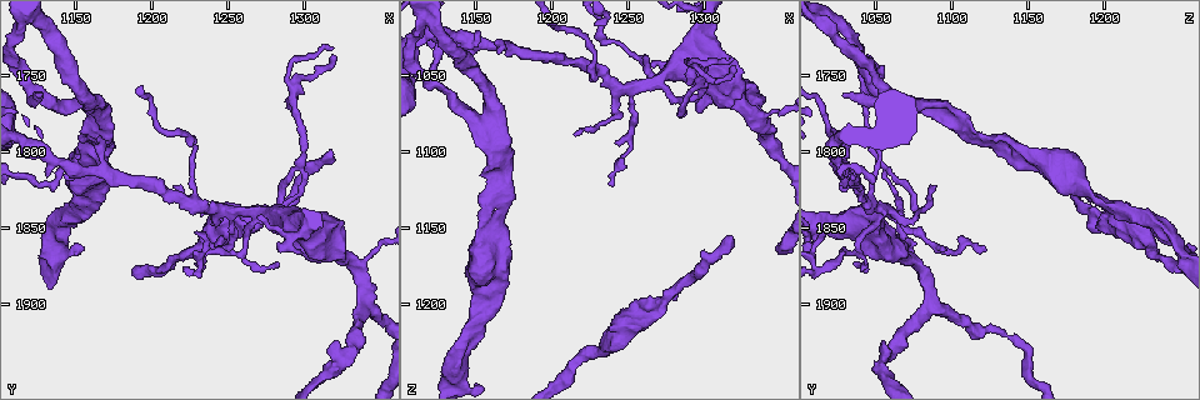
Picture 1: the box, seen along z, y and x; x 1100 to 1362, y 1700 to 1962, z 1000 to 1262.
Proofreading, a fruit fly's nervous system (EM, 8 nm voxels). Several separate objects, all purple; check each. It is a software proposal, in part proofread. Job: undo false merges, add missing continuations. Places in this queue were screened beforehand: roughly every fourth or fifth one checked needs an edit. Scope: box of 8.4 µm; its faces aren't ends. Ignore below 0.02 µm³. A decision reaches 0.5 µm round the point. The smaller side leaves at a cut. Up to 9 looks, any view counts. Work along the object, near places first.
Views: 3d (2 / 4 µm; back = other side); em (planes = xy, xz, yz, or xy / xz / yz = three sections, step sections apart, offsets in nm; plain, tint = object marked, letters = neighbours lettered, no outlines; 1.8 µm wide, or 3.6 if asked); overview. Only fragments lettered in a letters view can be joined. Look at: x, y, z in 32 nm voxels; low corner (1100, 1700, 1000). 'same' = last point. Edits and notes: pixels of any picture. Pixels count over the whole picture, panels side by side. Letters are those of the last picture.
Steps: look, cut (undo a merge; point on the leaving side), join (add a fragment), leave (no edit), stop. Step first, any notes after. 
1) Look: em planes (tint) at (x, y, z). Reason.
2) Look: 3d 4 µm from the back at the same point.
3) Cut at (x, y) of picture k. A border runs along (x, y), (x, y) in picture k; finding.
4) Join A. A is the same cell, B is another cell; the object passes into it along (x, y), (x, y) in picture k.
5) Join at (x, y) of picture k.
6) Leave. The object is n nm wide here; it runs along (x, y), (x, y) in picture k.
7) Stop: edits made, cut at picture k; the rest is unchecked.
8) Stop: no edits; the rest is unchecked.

Look: 3d 4 µm at (1148, 1812, 1026). Thin arm on a thick one.

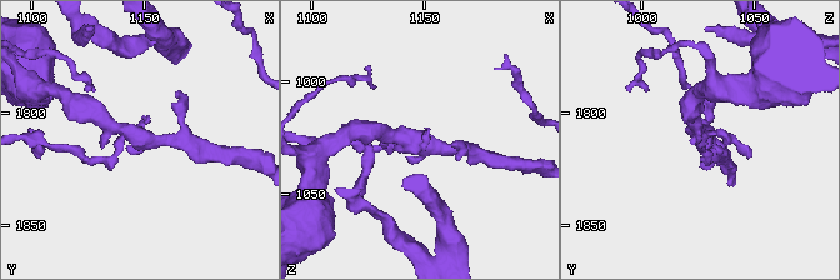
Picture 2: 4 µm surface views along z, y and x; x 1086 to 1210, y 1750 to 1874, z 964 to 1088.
Look: em xy step 16 (letters) at (1148, 1811, 1027). 3 arms meet here.

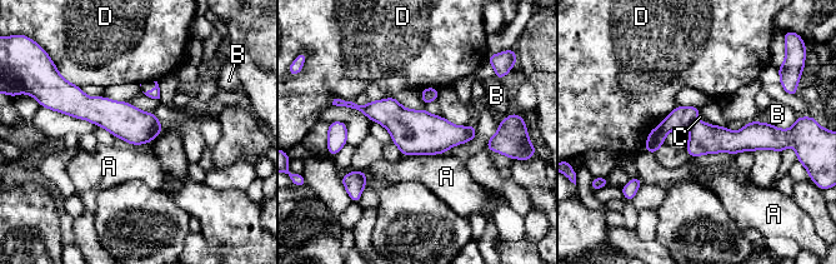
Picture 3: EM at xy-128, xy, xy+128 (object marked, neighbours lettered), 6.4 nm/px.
Cut at (681, 116) of picture 3. A, B, C and D are other cells; two cells meet here.

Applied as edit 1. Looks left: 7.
Look: overview. See it whole again.

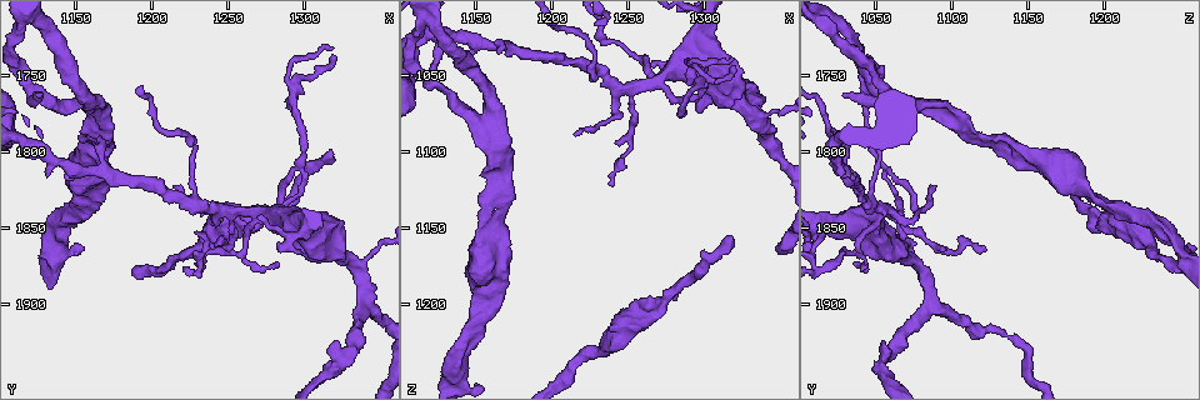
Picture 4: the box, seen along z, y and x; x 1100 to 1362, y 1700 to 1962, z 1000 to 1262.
Look: 3d 2 µm at (1268, 1838, 1052). Looks like a crossing.

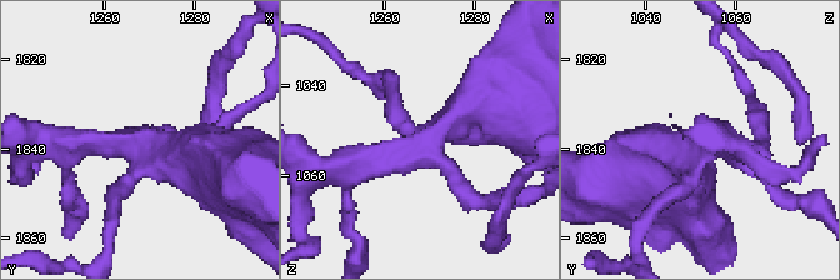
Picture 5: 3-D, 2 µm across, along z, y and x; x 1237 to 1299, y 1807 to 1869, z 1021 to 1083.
Look: em planes (plain) at (1269, 1839, 1054). 4 arms meet here; shape alone is not enough.

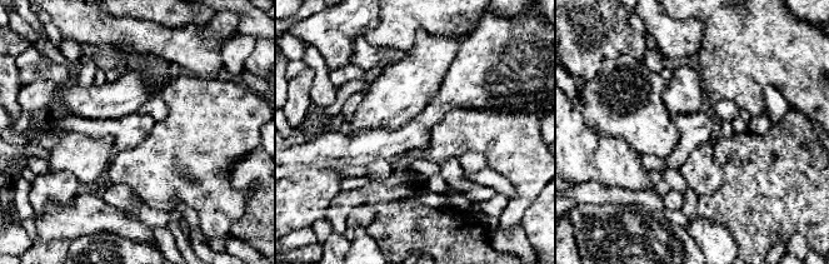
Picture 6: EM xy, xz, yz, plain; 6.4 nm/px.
Look: em planes (letters) at the same point.

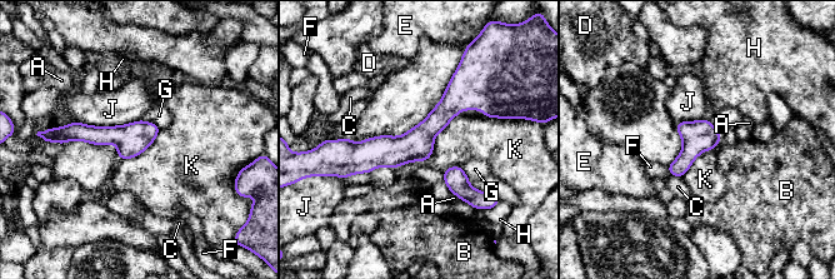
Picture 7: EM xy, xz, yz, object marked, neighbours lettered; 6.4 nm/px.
Leave. A, B, C, D, E, F, G, H, J and K are other cells; it runs along (489, 114), (454, 103), (410, 147), (344, 147) in picture 7; all the same cell.

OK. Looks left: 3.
Look: em xy step 8 (letters) at (1280, 1852, 1198). An open end.

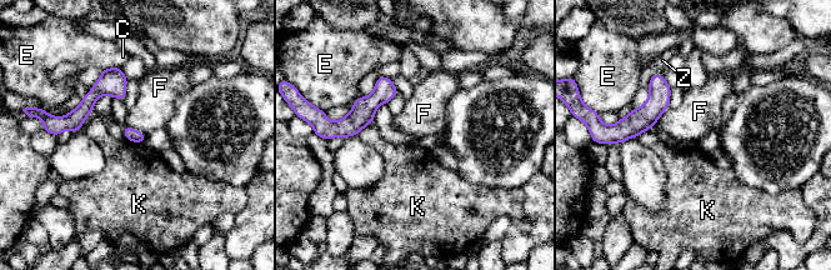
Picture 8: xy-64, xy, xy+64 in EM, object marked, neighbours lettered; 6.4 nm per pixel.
Leave. C, E, F, K and Z are other cells; no lettered fragment goes on from it.

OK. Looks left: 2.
Look: 3d 2 µm at (1318, 1800, 1156). An open end.

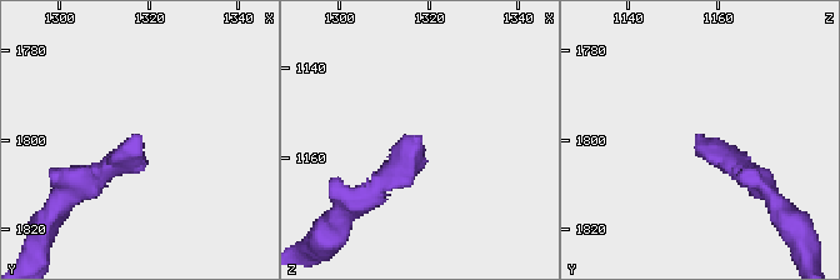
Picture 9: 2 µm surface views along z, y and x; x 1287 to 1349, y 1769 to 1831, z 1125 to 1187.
Look: em planes (letters) at (1318, 1799, 1156).

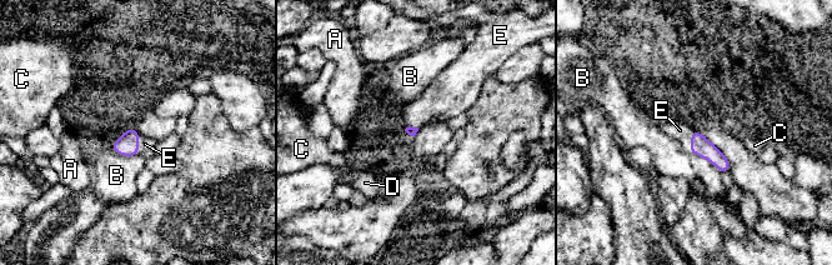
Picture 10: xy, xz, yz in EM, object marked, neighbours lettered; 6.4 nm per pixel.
Join E. E is the same cell, A, B, C and D are other cells; the cell continues.

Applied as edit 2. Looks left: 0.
Stop: edits made, cut at picture 3, join at picture 10; the rest is unchecked.

